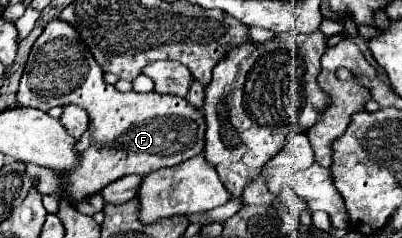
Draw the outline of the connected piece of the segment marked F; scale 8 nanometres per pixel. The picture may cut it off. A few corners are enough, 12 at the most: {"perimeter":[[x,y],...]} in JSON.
{"perimeter":[[51,20],[17,106],[77,104],[89,128],[67,200],[205,148],[185,98],[121,94]]}

